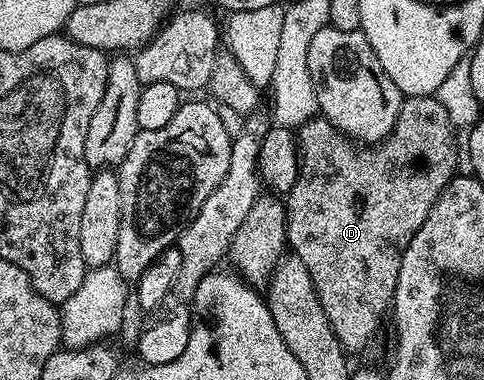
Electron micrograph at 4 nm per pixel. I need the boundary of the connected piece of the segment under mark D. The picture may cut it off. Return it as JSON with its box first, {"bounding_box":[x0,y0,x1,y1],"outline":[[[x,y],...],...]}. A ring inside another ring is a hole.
{"bounding_box":[285,95,459,354],"outline":[[[432,95],[404,97],[401,101],[399,118],[395,122],[395,126],[389,131],[389,137],[381,141],[379,146],[355,147],[354,141],[350,140],[344,132],[340,132],[333,123],[320,114],[296,129],[295,135],[299,149],[299,167],[295,178],[295,186],[291,186],[285,200],[288,247],[291,249],[292,255],[297,256],[299,262],[303,262],[303,266],[307,266],[307,274],[311,274],[311,282],[315,282],[315,290],[319,294],[323,314],[327,314],[327,322],[331,322],[331,330],[335,330],[335,338],[346,352],[356,354],[356,352],[363,351],[372,342],[373,335],[381,328],[381,319],[384,316],[386,319],[387,313],[390,311],[395,286],[399,278],[401,259],[411,242],[411,238],[415,238],[419,226],[423,226],[423,222],[427,222],[427,214],[431,214],[431,206],[435,206],[439,194],[443,194],[445,187],[452,182],[454,176],[458,175],[457,149],[459,141],[457,141],[457,136],[459,136],[459,132],[458,129],[453,127],[451,114],[447,114],[447,110],[443,110],[443,102],[439,102],[436,95]]]}

